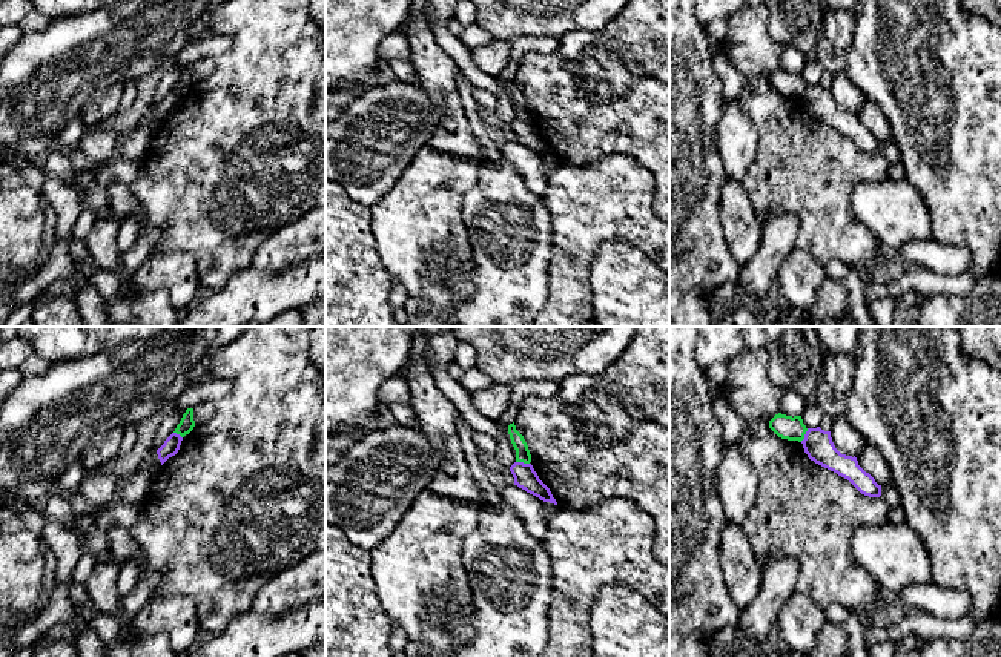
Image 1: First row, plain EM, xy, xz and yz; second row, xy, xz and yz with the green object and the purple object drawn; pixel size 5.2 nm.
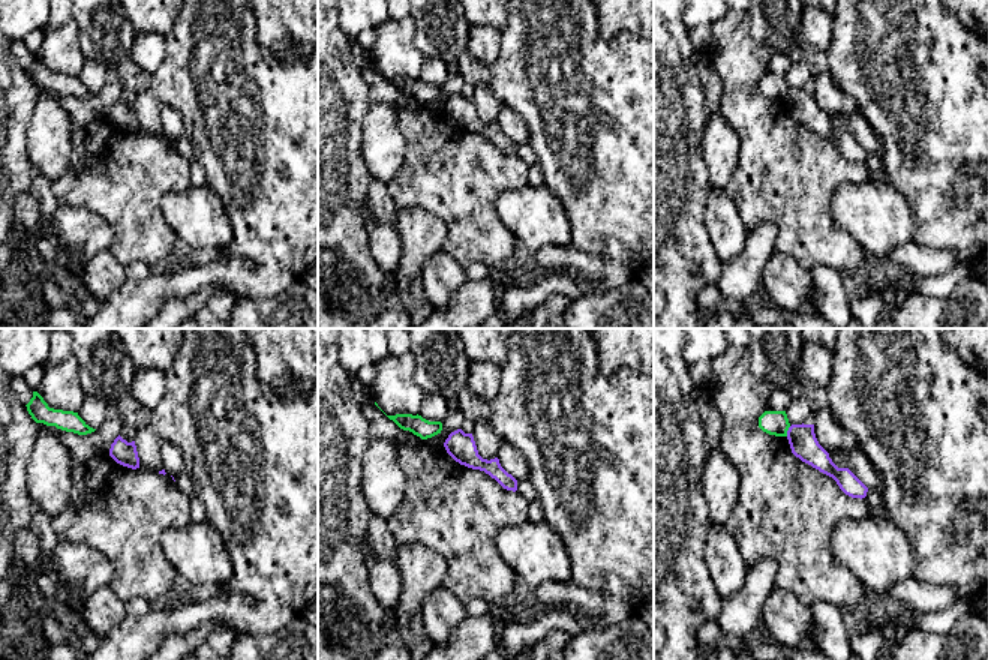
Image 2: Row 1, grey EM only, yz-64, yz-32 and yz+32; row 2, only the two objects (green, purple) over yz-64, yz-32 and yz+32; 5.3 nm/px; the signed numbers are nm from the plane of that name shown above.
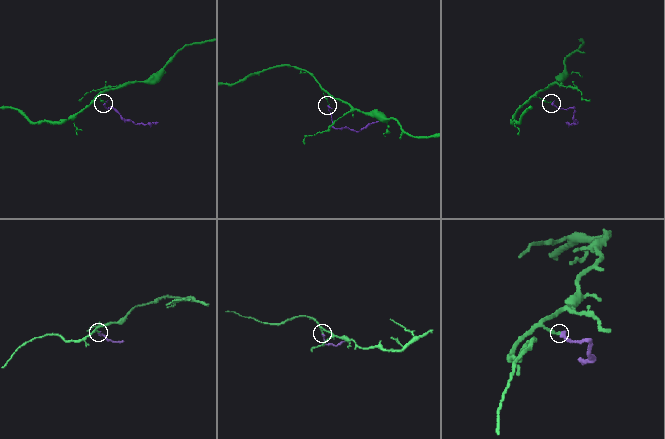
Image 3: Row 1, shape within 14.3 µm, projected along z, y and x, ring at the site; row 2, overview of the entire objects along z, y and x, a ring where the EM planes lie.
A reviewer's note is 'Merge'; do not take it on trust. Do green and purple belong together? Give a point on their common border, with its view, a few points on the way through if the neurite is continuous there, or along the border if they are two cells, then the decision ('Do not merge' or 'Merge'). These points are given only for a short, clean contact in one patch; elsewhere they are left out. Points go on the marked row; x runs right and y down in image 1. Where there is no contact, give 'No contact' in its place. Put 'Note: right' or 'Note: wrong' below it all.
Touches green at xz (522, 461). Boundary: xz (516, 461), (528, 464). Do not merge
Note: wrong

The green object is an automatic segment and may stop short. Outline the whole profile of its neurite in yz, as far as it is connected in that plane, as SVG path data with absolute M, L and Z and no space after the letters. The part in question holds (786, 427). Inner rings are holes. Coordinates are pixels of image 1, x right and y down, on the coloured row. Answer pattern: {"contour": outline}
{"contour": "M781 413L775 414L769 421L769 428L781 439L798 441L798 442L804 439L804 434L808 431L801 416L792 418Z"}

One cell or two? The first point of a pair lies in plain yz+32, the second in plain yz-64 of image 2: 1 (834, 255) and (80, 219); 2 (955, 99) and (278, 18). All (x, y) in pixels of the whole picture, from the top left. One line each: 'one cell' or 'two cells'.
1: two cells
2: two cells

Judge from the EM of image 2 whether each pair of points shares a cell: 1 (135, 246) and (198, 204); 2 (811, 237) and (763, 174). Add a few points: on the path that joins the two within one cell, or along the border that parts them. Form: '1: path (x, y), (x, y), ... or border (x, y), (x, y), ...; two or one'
1: border (168, 191), (161, 201), (161, 216), (177, 236); two
2: path (804, 222), (801, 212), (778, 189); one

